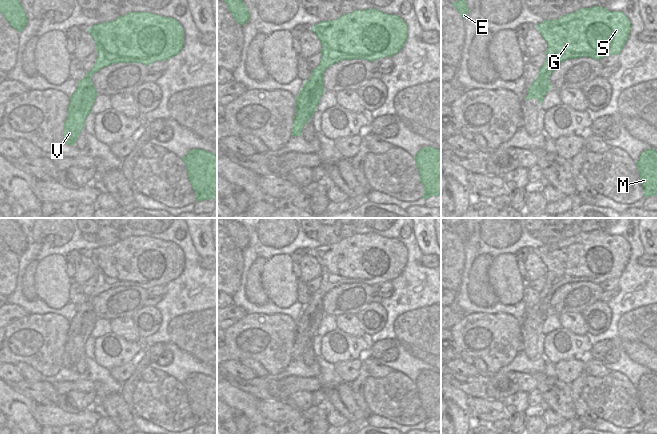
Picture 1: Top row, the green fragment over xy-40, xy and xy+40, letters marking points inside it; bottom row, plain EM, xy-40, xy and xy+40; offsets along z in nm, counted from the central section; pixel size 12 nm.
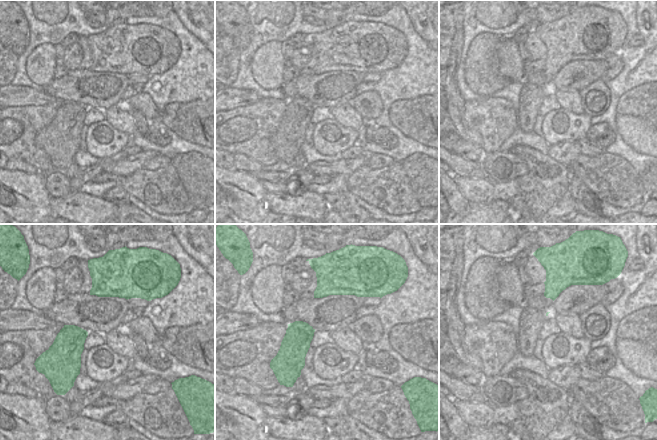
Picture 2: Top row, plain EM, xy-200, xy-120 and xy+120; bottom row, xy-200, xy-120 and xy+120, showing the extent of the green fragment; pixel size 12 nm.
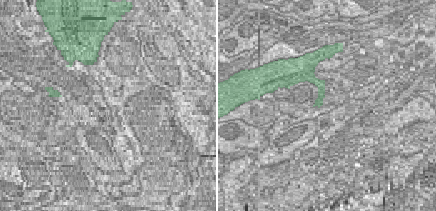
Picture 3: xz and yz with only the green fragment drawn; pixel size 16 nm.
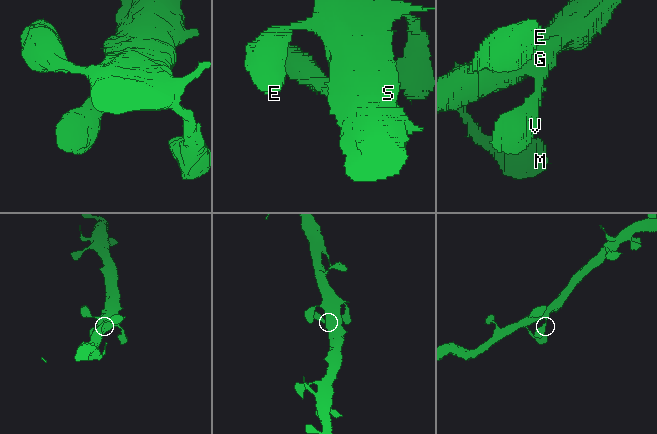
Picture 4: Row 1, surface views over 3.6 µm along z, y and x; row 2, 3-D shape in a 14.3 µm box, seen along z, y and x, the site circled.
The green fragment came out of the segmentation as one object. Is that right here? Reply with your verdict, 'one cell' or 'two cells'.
one cell

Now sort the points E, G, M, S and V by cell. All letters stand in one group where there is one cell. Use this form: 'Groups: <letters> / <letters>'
Groups: E G M S V

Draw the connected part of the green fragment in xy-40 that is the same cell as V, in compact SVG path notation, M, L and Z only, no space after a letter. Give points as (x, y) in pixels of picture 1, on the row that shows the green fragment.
M130 12L113 21L88 28L98 54L94 66L78 81L70 97L63 128L63 143L75 145L98 95L92 76L116 63L149 65L167 61L184 46L184 29L171 17L149 12Z

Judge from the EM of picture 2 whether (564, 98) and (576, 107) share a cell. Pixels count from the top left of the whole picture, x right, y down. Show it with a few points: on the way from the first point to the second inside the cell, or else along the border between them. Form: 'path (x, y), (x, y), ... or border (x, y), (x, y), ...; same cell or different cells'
path (567, 99), (573, 104); same cell

